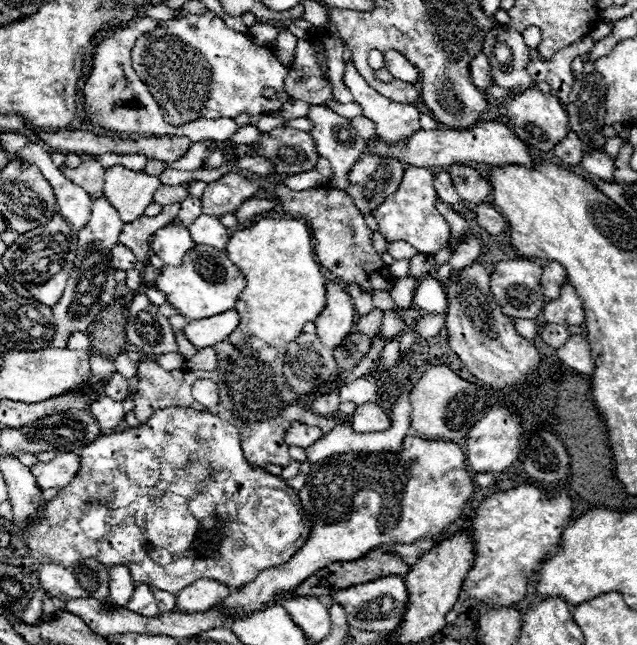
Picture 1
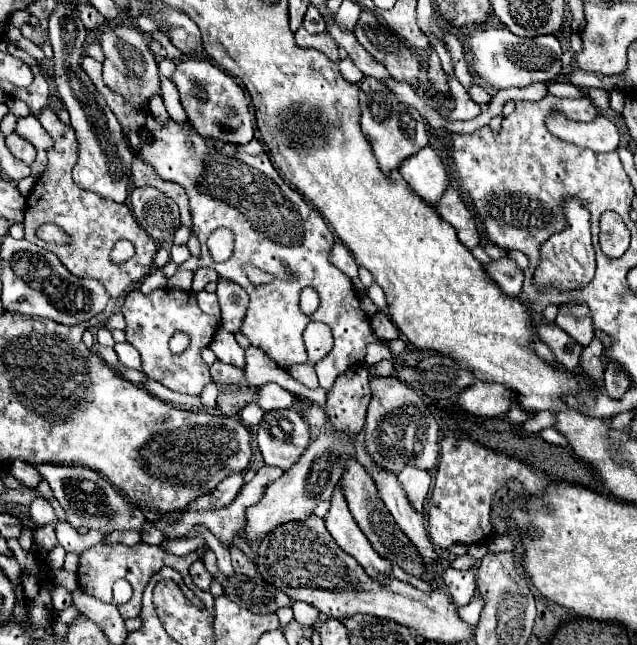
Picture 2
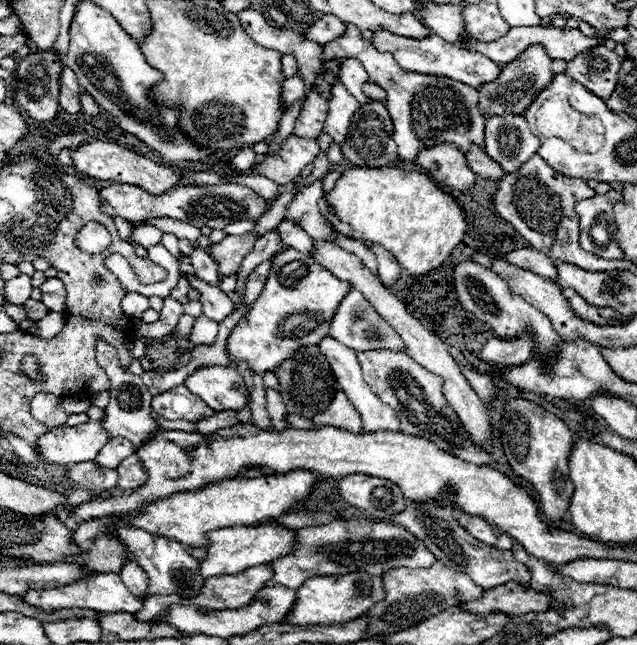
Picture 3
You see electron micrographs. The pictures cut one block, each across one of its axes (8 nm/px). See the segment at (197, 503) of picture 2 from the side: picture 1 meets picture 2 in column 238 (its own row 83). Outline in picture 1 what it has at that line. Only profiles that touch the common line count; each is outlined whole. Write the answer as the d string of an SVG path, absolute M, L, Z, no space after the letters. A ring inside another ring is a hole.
M478 52L472 62L470 62L470 78L474 82L474 86L478 88L488 88L492 86L492 78L490 78L490 62L486 58L484 52Z

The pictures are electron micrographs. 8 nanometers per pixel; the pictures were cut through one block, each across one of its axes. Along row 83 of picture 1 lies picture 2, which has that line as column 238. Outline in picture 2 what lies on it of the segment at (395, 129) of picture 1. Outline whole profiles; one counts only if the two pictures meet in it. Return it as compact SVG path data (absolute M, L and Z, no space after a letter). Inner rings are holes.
M220 326L220 328L216 330L216 336L214 336L210 348L212 348L212 352L214 352L222 362L244 368L244 364L246 364L246 362L244 362L244 350L242 350L240 344L236 342L234 334L230 334L226 328Z

